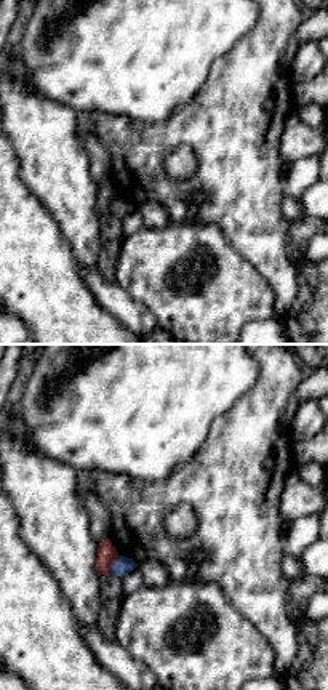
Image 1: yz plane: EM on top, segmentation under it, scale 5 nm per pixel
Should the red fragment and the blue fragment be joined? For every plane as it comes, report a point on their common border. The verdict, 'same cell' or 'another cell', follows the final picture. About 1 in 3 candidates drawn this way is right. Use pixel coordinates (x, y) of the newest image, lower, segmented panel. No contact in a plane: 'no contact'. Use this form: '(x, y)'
(111, 565)

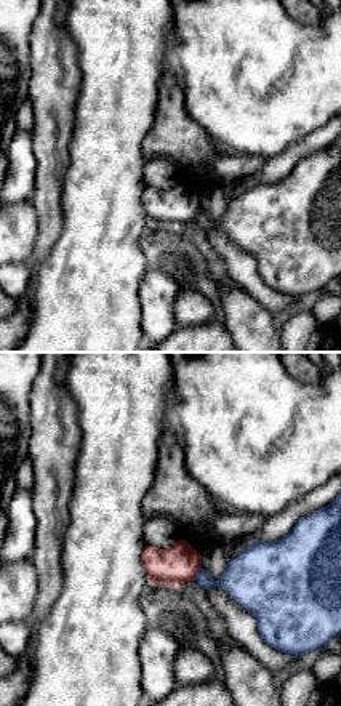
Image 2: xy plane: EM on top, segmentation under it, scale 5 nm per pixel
(196, 573)

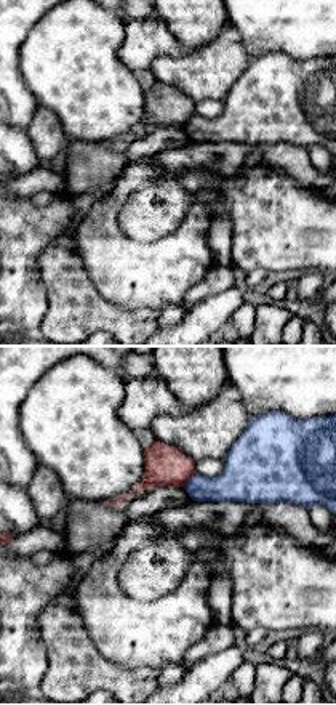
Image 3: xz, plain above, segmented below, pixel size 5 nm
(189, 478)

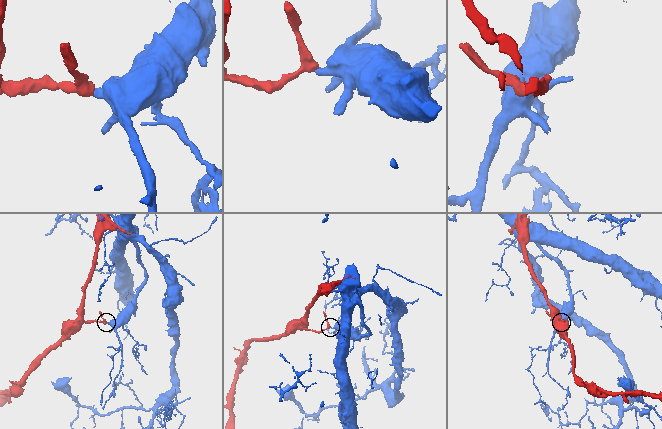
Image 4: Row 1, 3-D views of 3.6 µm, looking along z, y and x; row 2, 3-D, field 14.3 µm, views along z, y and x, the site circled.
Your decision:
another cell

